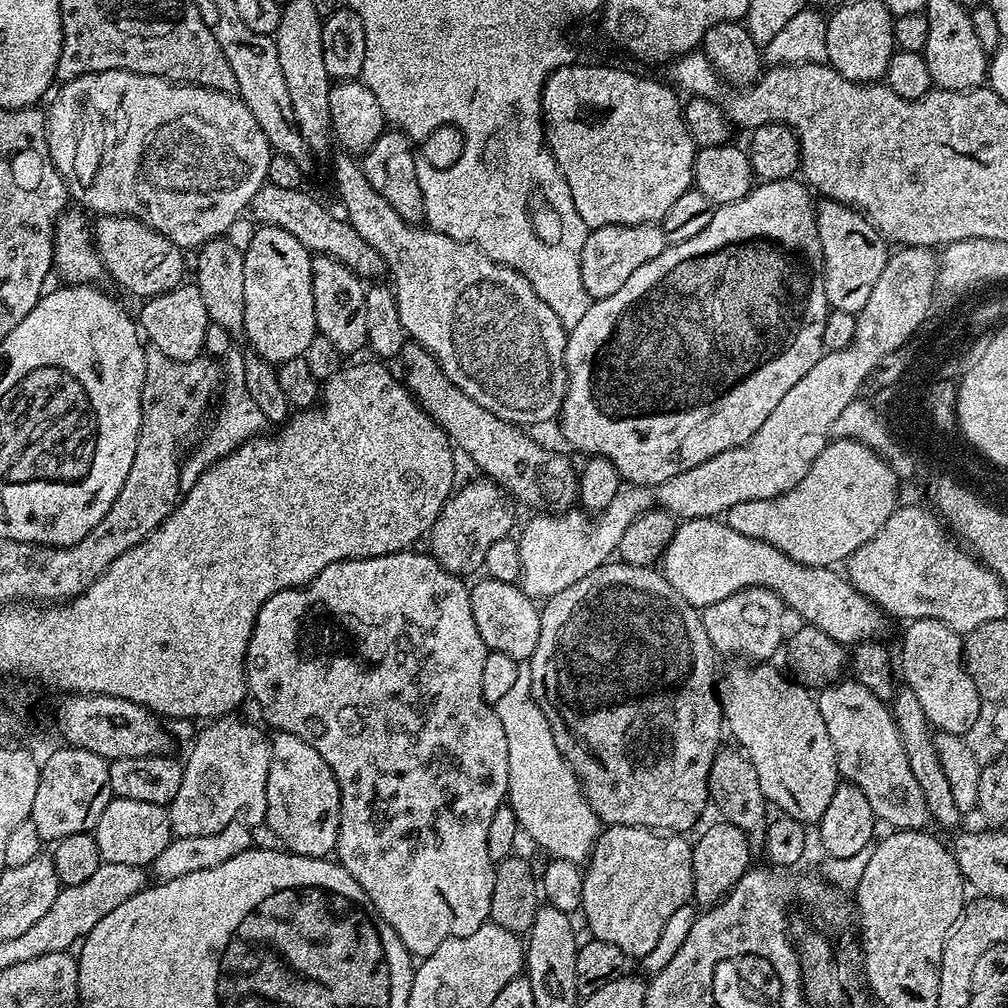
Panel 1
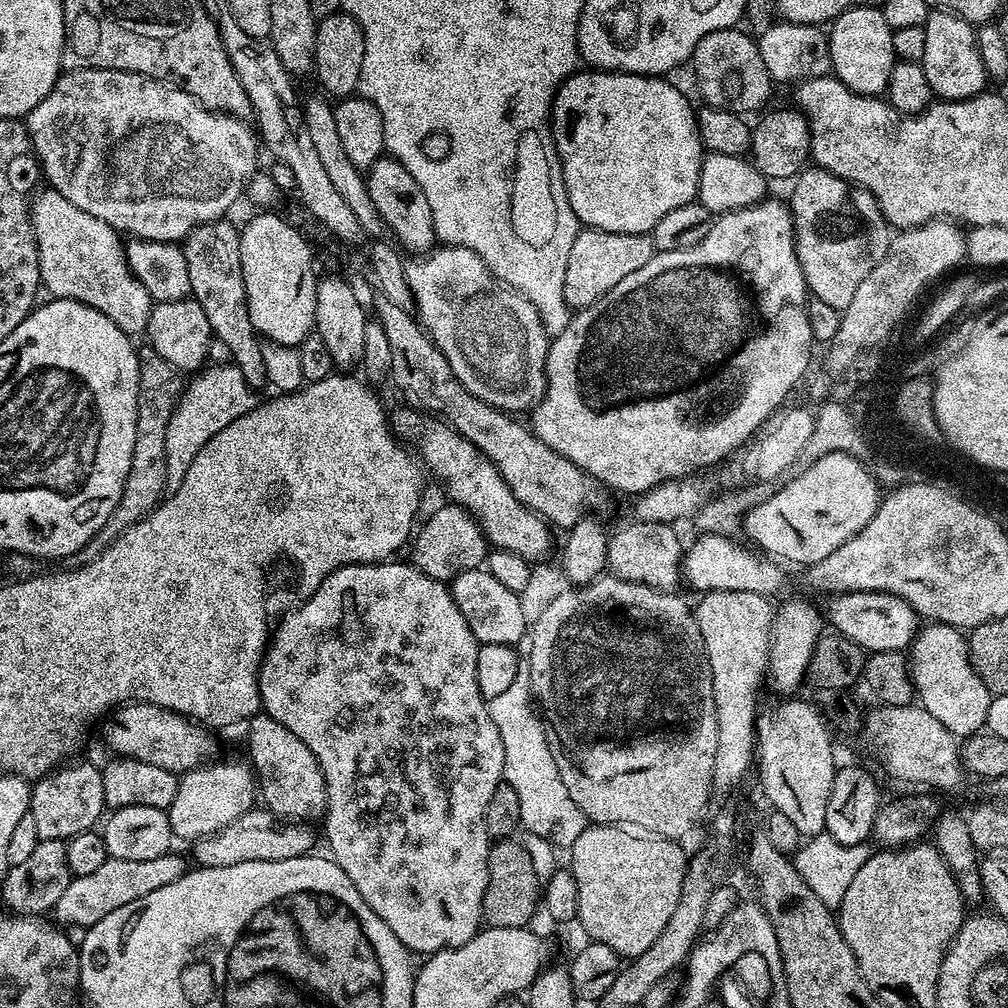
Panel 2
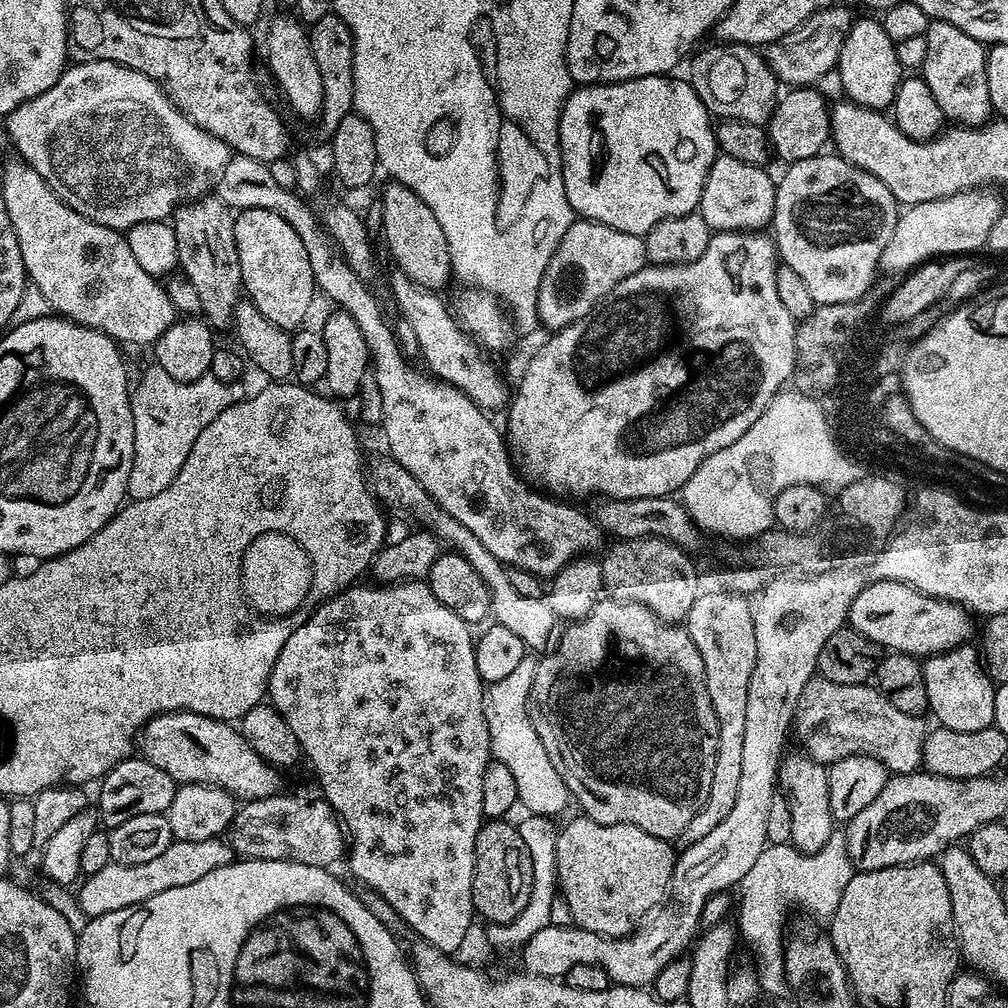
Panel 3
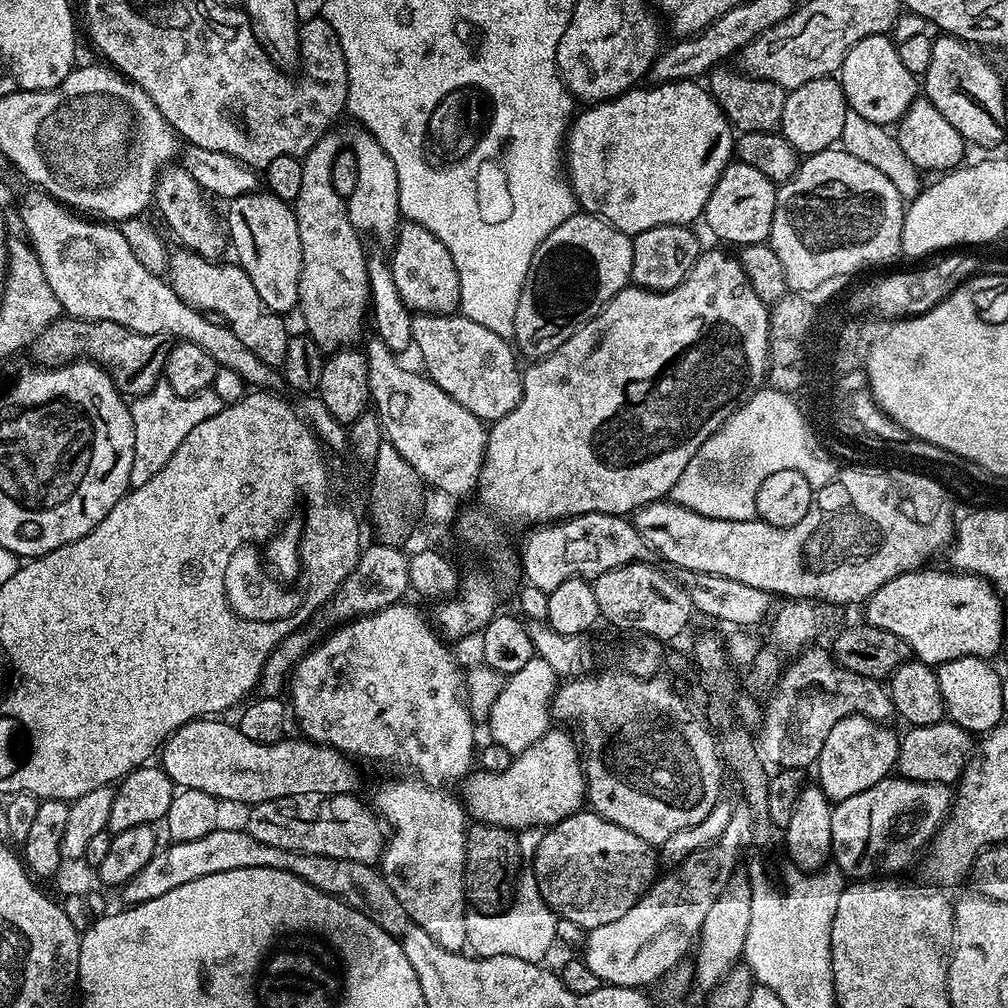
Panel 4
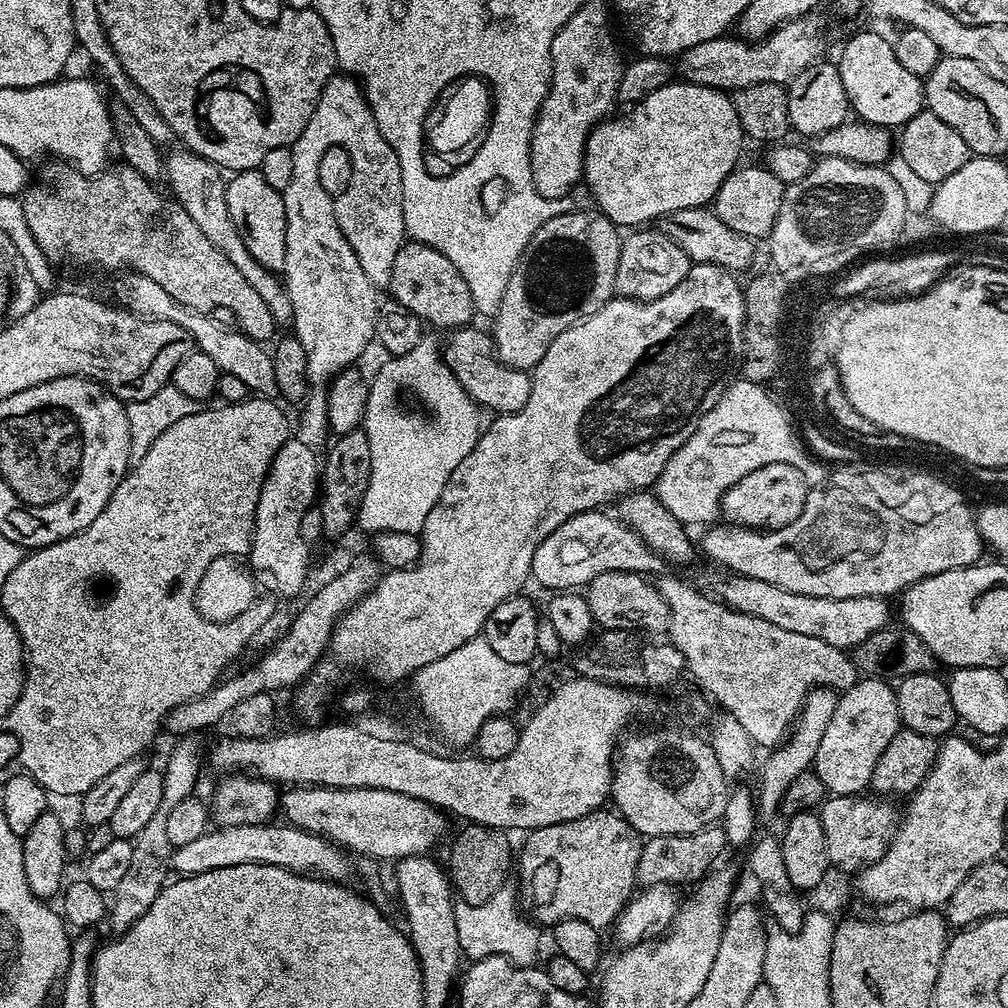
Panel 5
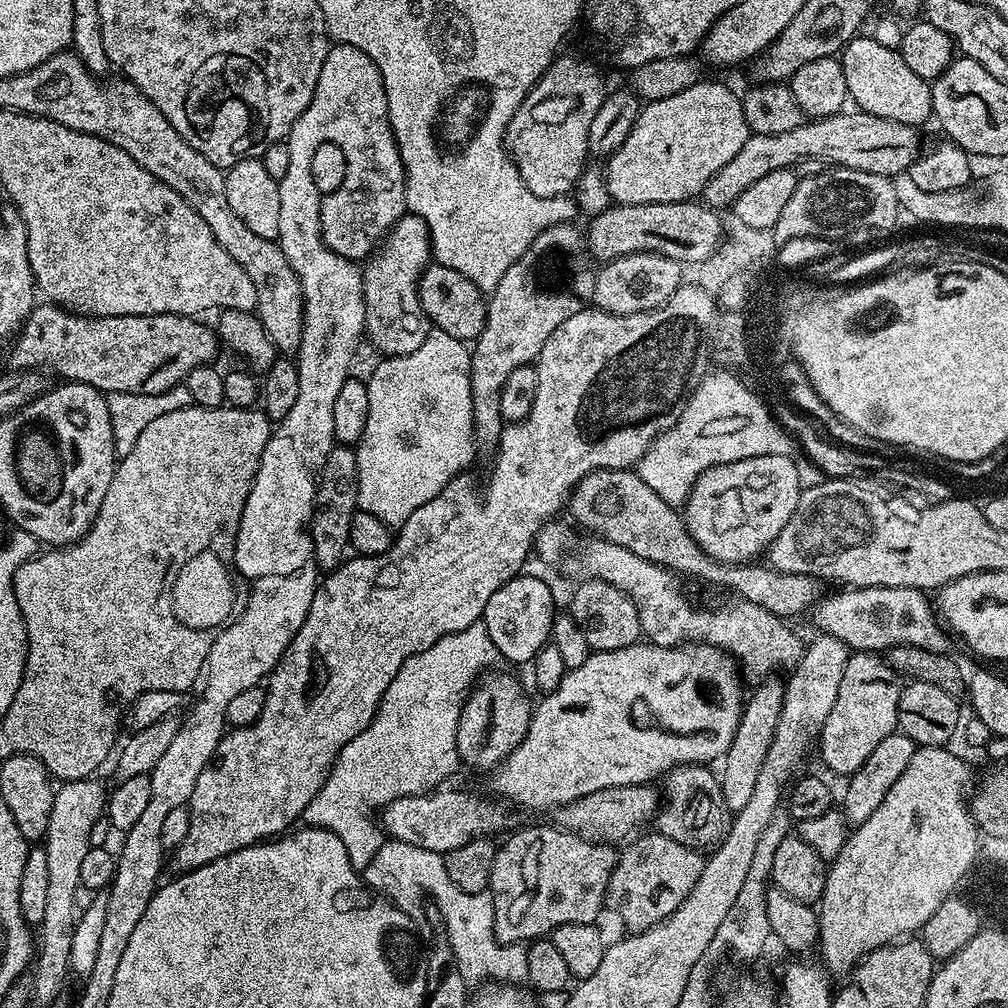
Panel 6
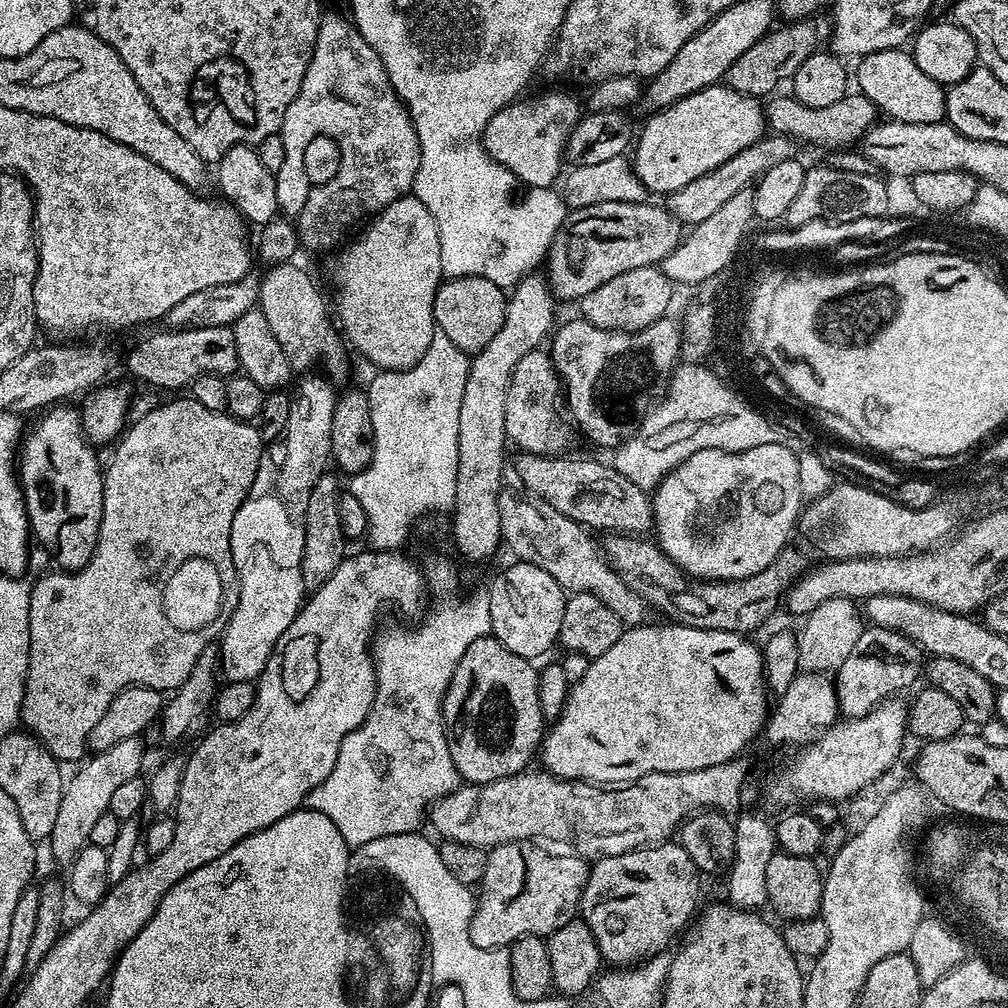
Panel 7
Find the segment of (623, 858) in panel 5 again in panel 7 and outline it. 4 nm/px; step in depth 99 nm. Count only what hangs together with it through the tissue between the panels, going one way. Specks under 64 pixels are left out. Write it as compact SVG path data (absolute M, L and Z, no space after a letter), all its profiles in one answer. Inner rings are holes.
M515 840L488 852L486 874L478 885L476 909L468 931L474 946L507 949L518 938L546 938L566 922L577 919L589 861L583 856L551 856L540 848L543 847L536 842Z

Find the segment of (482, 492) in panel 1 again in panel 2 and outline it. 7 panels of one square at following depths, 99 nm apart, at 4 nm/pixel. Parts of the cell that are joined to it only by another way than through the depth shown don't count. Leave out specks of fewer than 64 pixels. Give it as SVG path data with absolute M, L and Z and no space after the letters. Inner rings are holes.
M451 502L445 505L445 508L438 509L425 522L421 532L419 529L415 533L410 544L410 549L412 548L410 563L430 578L450 582L466 570L481 567L490 551L490 545L484 539L484 531L480 529L480 523L465 508L460 508Z

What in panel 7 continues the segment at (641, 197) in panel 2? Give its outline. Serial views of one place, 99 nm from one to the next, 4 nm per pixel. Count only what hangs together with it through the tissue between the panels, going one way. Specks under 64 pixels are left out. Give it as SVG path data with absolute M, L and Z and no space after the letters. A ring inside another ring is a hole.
M727 86L703 88L649 116L652 117L641 132L639 129L634 144L634 173L652 194L671 194L694 182L694 178L702 178L702 174L734 158L738 150L746 150L746 146L758 142L766 132L761 101L754 96L738 94Z

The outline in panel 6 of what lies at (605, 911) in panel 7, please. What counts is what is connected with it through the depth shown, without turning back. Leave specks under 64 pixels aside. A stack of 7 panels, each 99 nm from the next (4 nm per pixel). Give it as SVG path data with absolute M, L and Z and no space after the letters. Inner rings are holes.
M649 832L649 836L637 835L631 841L633 844L617 855L614 874L608 883L607 899L611 907L613 904L620 908L620 920L629 933L645 932L674 914L686 902L704 869L705 857L697 849L682 846L682 842L674 842L674 838L666 838L661 832Z

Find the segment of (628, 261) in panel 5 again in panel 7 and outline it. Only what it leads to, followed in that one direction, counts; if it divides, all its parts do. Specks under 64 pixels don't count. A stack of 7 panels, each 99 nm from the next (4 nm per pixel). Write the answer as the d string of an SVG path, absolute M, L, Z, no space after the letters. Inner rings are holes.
M646 267L636 270L627 270L618 274L616 278L604 282L596 290L591 290L578 301L579 315L594 326L605 328L611 332L637 332L644 326L666 316L668 307L674 304L674 285L659 267Z

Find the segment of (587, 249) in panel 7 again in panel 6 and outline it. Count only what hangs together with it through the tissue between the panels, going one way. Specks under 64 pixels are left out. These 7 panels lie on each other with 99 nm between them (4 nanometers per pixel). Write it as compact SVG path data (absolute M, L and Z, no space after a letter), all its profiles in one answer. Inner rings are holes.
M691 200L682 203L614 204L593 217L586 230L589 248L600 262L616 260L632 253L660 253L681 265L709 261L724 240L721 216L705 203Z

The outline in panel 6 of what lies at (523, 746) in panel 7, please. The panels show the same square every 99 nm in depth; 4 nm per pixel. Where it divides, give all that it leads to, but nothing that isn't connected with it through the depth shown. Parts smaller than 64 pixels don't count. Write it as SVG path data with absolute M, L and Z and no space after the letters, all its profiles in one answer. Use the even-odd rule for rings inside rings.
M491 676L483 681L484 685L481 683L467 697L464 713L460 716L460 758L467 767L469 764L472 768L499 768L508 759L508 755L519 746L522 738L526 738L532 721L534 704L533 701L528 701L523 686L508 676Z

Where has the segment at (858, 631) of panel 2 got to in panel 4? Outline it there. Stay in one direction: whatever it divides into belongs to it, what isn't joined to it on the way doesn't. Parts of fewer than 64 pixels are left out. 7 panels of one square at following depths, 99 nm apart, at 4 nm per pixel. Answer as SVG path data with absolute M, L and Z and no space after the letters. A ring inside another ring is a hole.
M928 571L900 572L890 578L866 602L867 623L898 634L910 645L915 659L933 666L967 656L992 658L1004 640L1001 593L982 576Z

